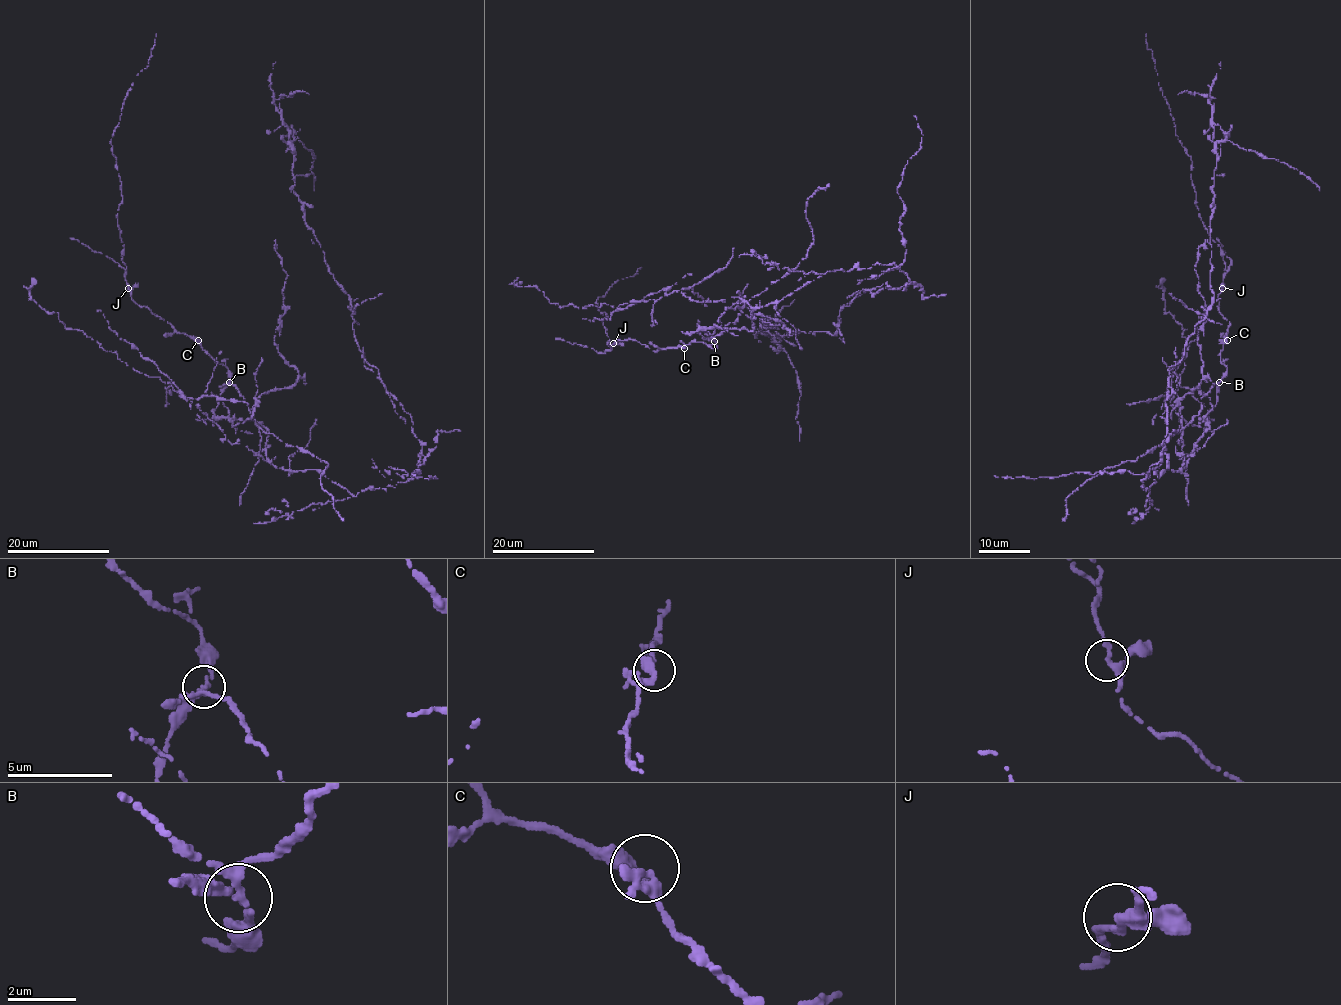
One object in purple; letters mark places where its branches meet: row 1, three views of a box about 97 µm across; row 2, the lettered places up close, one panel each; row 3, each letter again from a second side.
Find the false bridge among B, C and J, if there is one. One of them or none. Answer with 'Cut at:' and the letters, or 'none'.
Cut at: B

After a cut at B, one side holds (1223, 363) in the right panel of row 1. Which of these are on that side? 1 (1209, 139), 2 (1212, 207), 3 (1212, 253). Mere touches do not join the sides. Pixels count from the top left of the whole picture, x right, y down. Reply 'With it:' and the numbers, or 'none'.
With it: none

